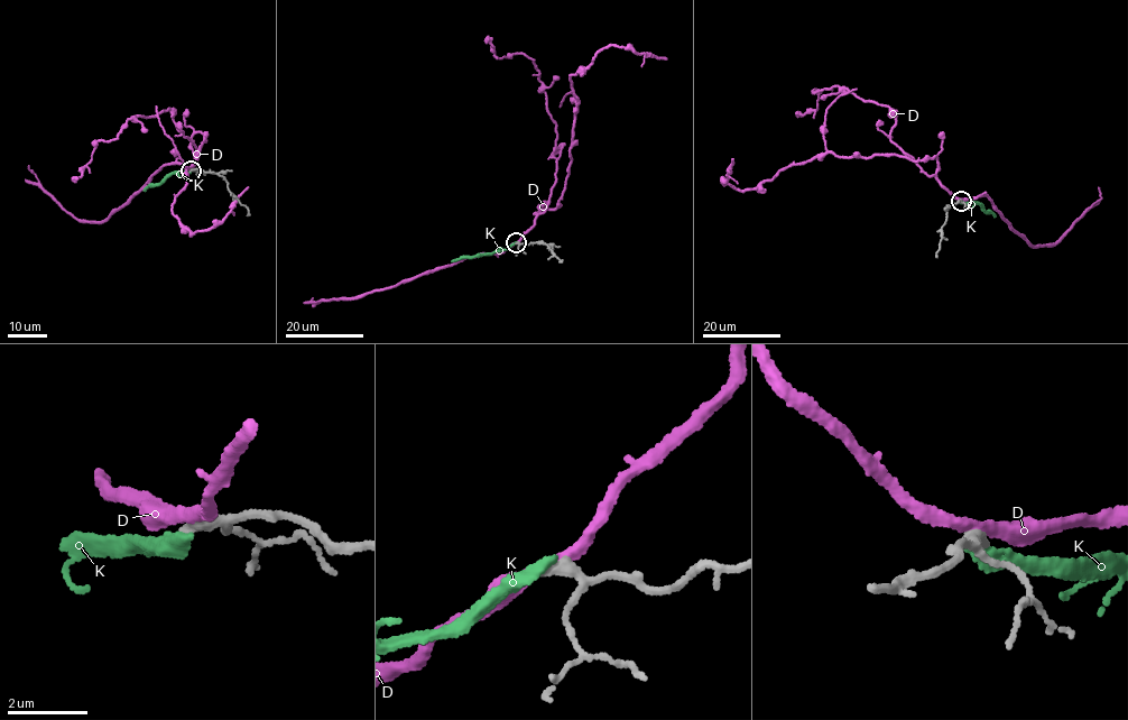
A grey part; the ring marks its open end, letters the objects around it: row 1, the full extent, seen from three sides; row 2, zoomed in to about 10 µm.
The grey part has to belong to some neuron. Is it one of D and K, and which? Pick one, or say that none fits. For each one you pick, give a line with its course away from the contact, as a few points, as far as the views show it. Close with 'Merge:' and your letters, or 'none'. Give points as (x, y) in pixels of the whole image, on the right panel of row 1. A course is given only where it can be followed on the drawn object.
Merge: none

